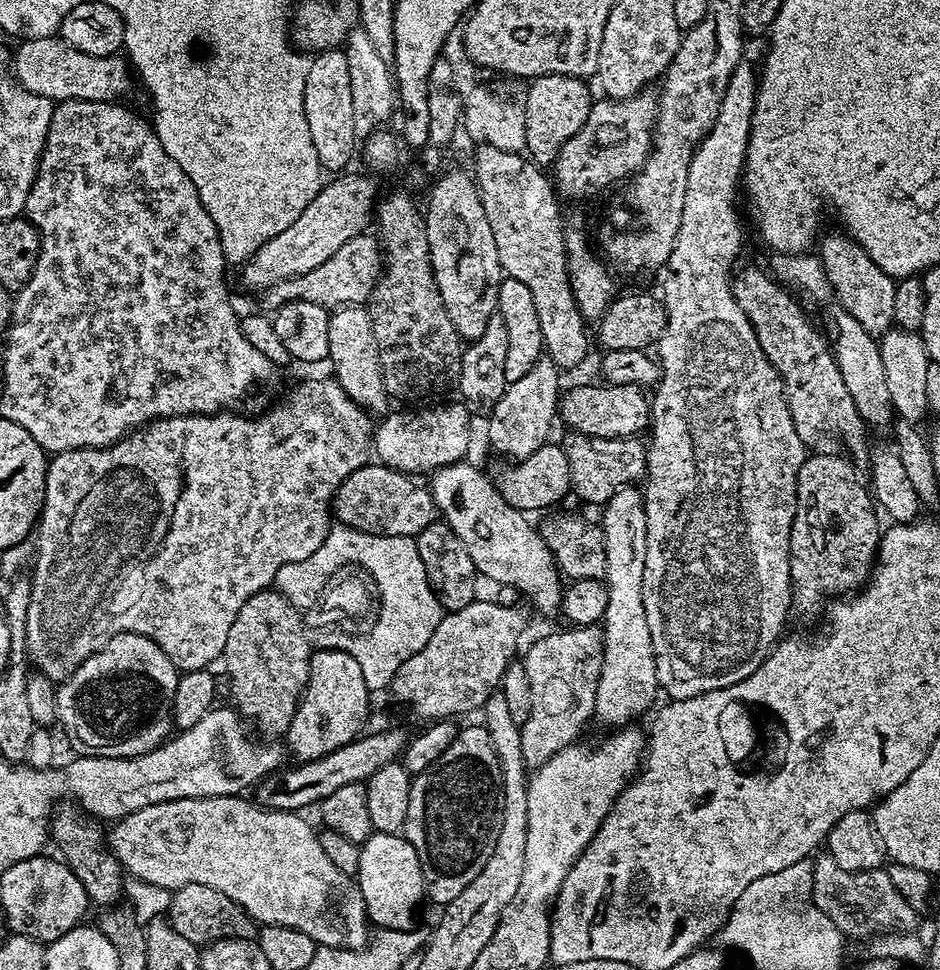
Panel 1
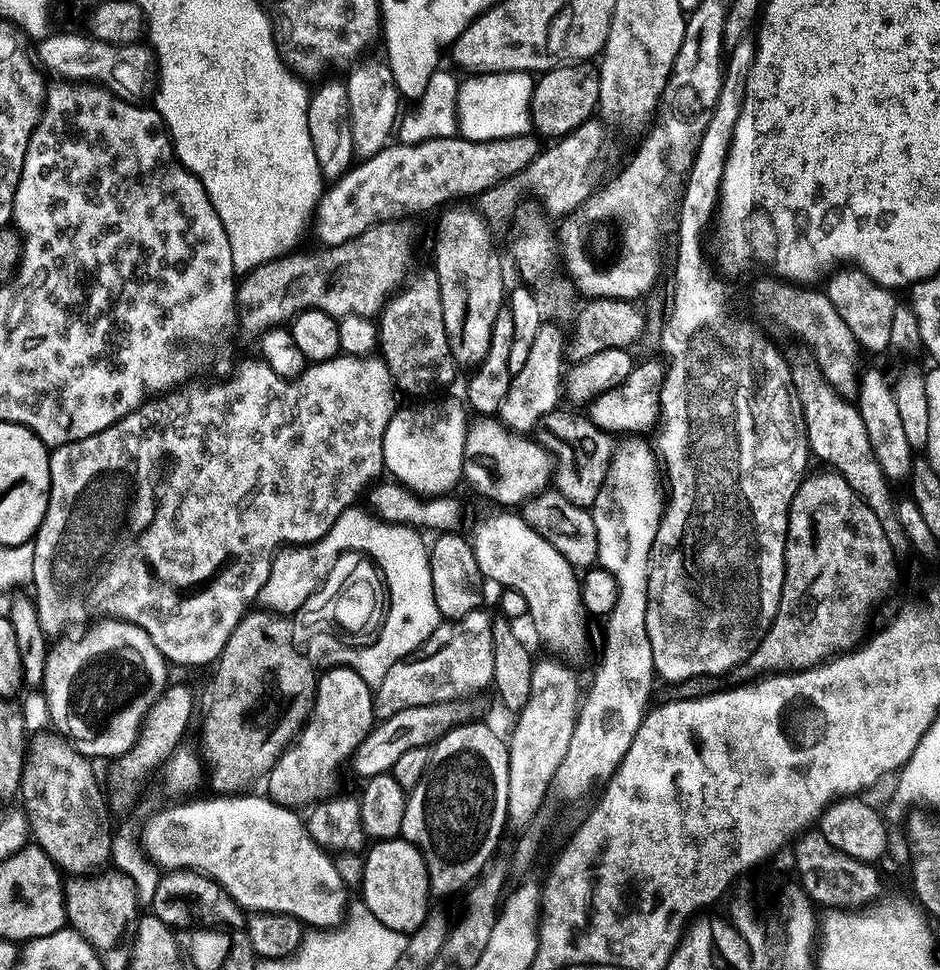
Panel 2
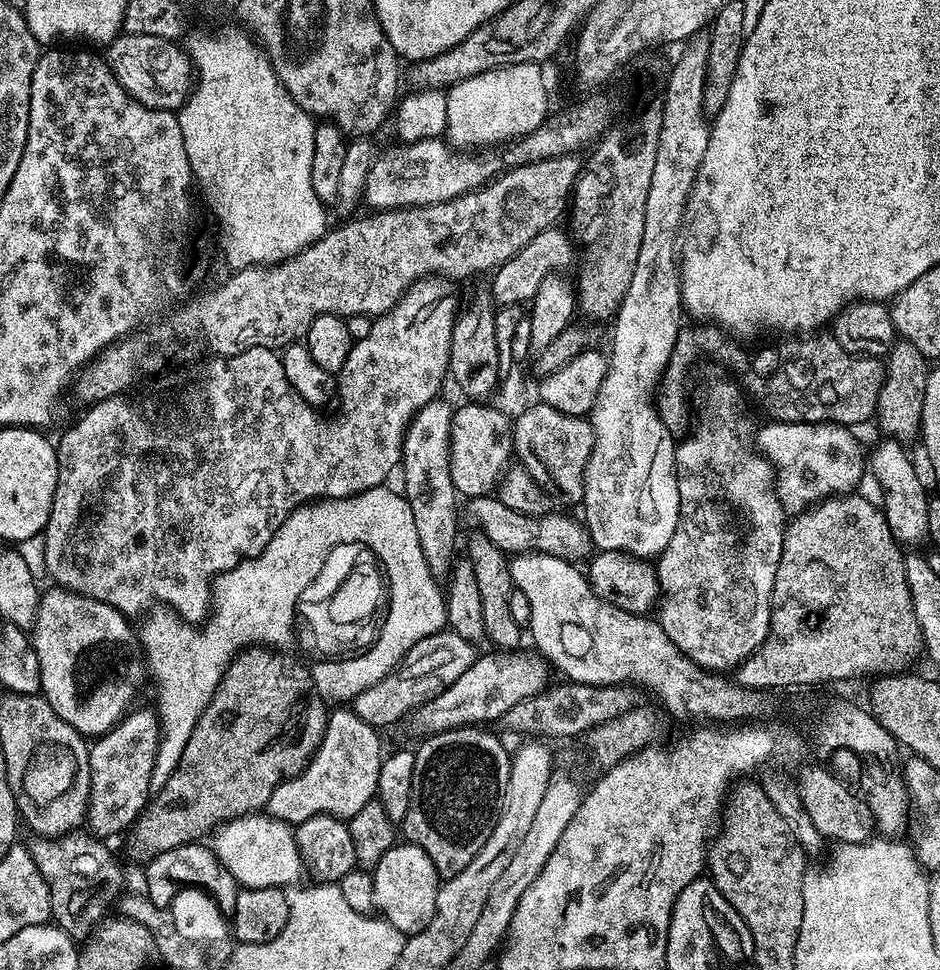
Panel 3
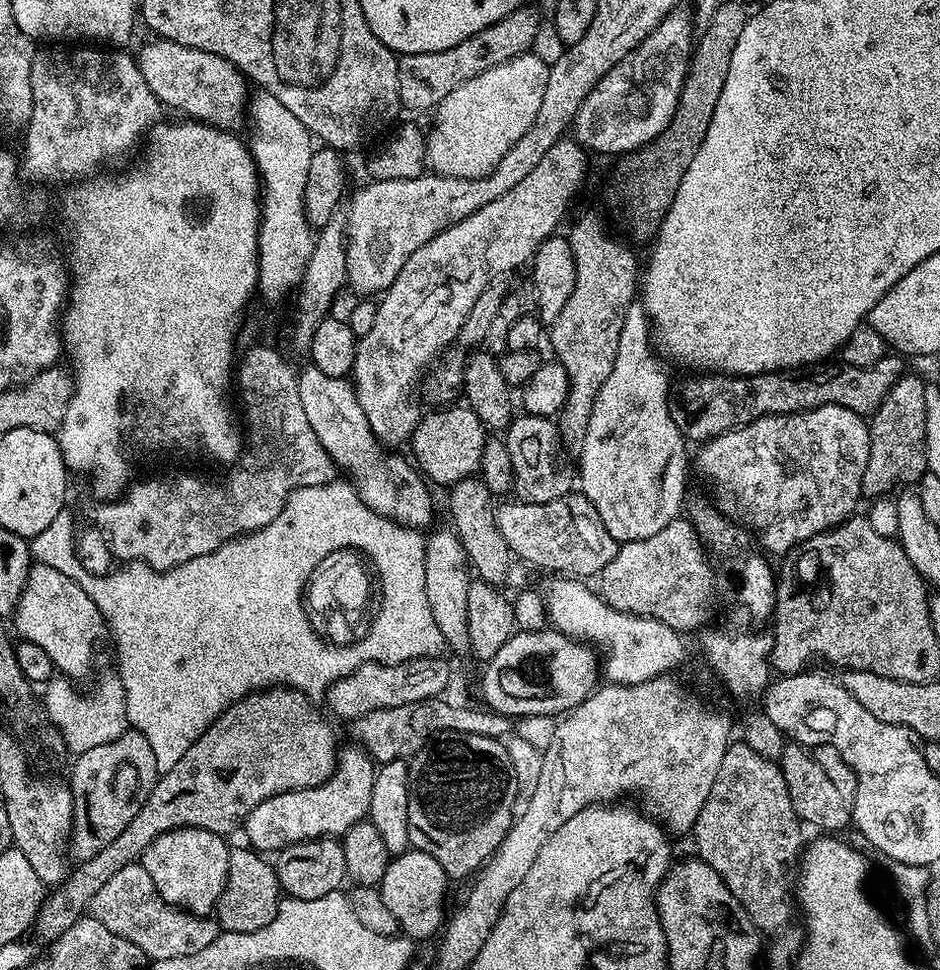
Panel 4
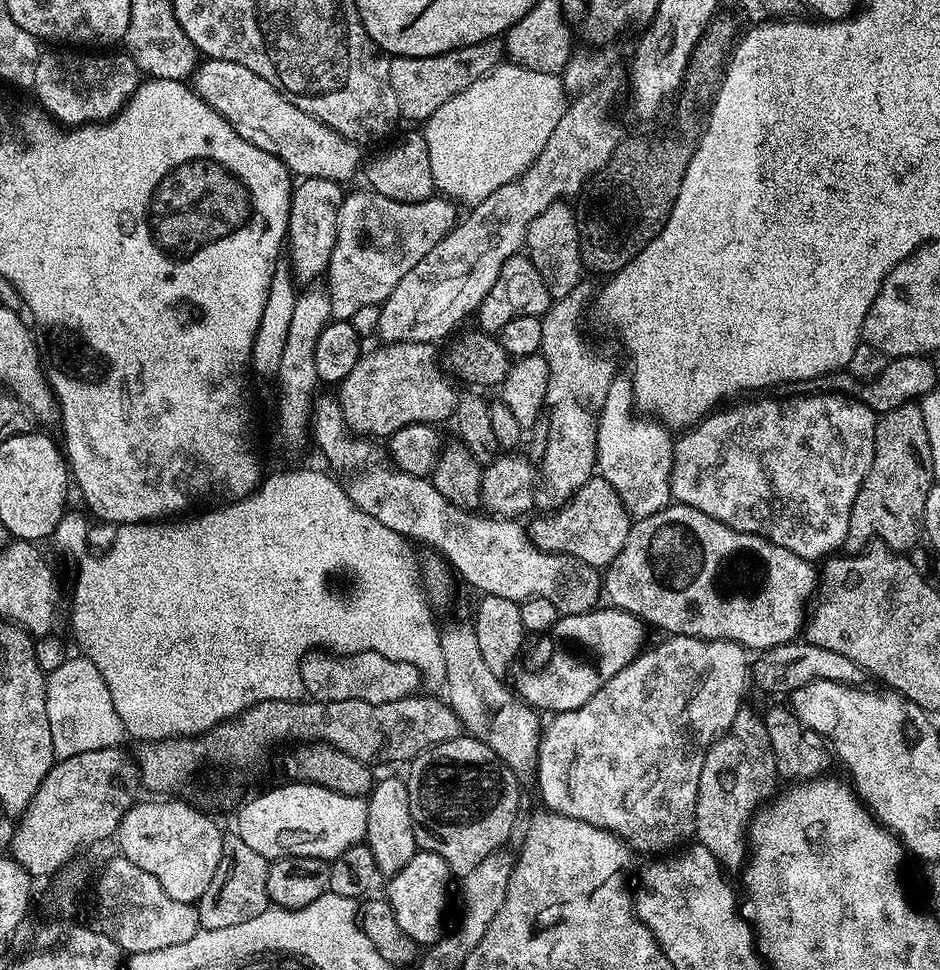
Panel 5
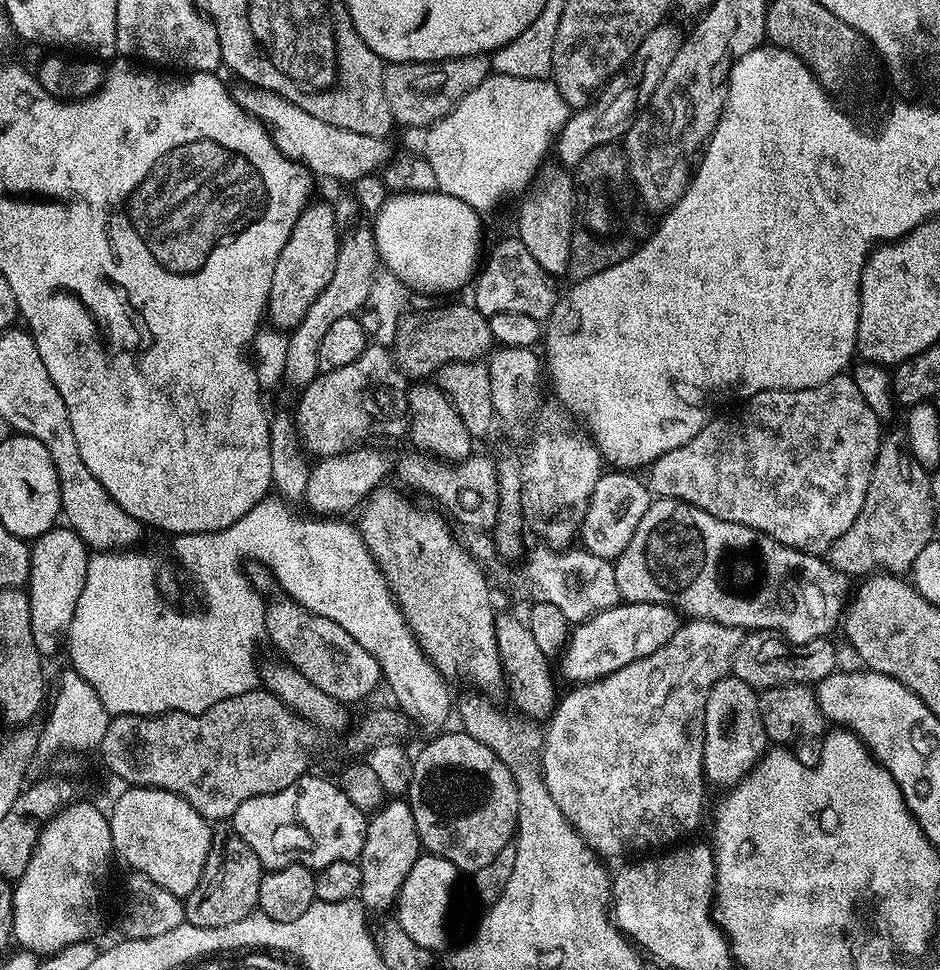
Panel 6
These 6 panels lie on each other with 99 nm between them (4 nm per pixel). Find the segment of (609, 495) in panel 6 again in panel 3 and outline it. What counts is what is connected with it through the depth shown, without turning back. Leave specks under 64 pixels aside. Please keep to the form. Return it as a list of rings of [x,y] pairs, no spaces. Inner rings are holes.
[[[495,495],[473,496],[467,501],[468,516],[476,520],[479,531],[494,546],[498,546],[505,554],[521,552],[545,552],[569,562],[587,561],[593,555],[594,545],[587,527],[579,519],[571,520],[568,516],[527,516],[521,512],[510,510],[510,506],[502,506]]]

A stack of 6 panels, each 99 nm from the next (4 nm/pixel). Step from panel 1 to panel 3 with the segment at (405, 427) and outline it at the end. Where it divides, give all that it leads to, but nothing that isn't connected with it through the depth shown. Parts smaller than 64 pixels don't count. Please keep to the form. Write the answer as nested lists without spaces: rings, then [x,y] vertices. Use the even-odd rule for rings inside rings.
[[[444,398],[431,400],[414,414],[404,429],[404,443],[400,446],[399,467],[402,472],[404,468],[402,495],[410,502],[410,510],[414,510],[414,526],[418,530],[418,542],[422,542],[422,554],[426,554],[426,562],[437,578],[447,577],[457,559],[458,493],[450,474],[450,426],[453,411],[453,405],[448,405]]]

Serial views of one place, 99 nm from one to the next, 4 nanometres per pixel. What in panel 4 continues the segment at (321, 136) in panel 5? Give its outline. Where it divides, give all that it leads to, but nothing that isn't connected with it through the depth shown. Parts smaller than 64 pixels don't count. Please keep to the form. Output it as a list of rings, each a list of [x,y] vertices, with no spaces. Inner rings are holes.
[[[152,38],[149,44],[144,44],[138,51],[138,63],[142,70],[142,78],[146,78],[146,86],[158,97],[165,109],[177,108],[177,113],[185,117],[211,124],[221,130],[235,129],[235,124],[245,123],[246,109],[250,104],[249,81],[244,73],[237,70],[229,60],[218,54],[210,54],[206,50],[194,50],[182,46],[173,40]]]

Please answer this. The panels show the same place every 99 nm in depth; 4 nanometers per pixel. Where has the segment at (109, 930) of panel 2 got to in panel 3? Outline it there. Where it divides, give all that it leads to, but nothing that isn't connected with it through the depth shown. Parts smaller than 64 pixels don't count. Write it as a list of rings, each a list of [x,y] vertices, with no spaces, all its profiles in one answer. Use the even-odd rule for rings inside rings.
[[[76,830],[63,838],[36,838],[33,839],[33,844],[30,844],[34,862],[38,870],[42,870],[42,876],[46,878],[46,884],[50,890],[52,920],[73,938],[81,938],[80,936],[84,935],[87,937],[97,927],[95,924],[103,918],[104,911],[121,897],[126,888],[124,887],[124,868],[112,857],[111,850],[104,845],[107,843],[100,838],[88,840],[87,835],[89,836],[87,831]]]

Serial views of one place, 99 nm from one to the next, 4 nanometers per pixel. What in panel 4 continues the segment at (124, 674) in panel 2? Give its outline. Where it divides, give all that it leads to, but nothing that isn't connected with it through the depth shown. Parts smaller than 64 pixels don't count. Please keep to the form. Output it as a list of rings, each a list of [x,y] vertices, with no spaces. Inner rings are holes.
[[[46,562],[33,563],[28,571],[22,598],[14,613],[14,632],[20,640],[34,642],[50,654],[52,667],[73,682],[81,682],[92,672],[108,636],[108,624],[102,618],[98,606],[82,590],[80,583],[62,570],[54,570]]]

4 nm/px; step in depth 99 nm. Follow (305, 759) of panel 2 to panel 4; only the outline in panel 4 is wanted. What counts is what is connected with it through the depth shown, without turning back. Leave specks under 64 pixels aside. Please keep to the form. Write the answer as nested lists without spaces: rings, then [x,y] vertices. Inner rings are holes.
[[[359,746],[341,747],[336,758],[334,774],[322,786],[283,792],[266,798],[246,817],[242,832],[248,835],[247,843],[261,853],[279,853],[281,848],[303,840],[318,840],[321,836],[343,837],[350,826],[365,819],[370,806],[370,790],[374,790],[377,765]]]

